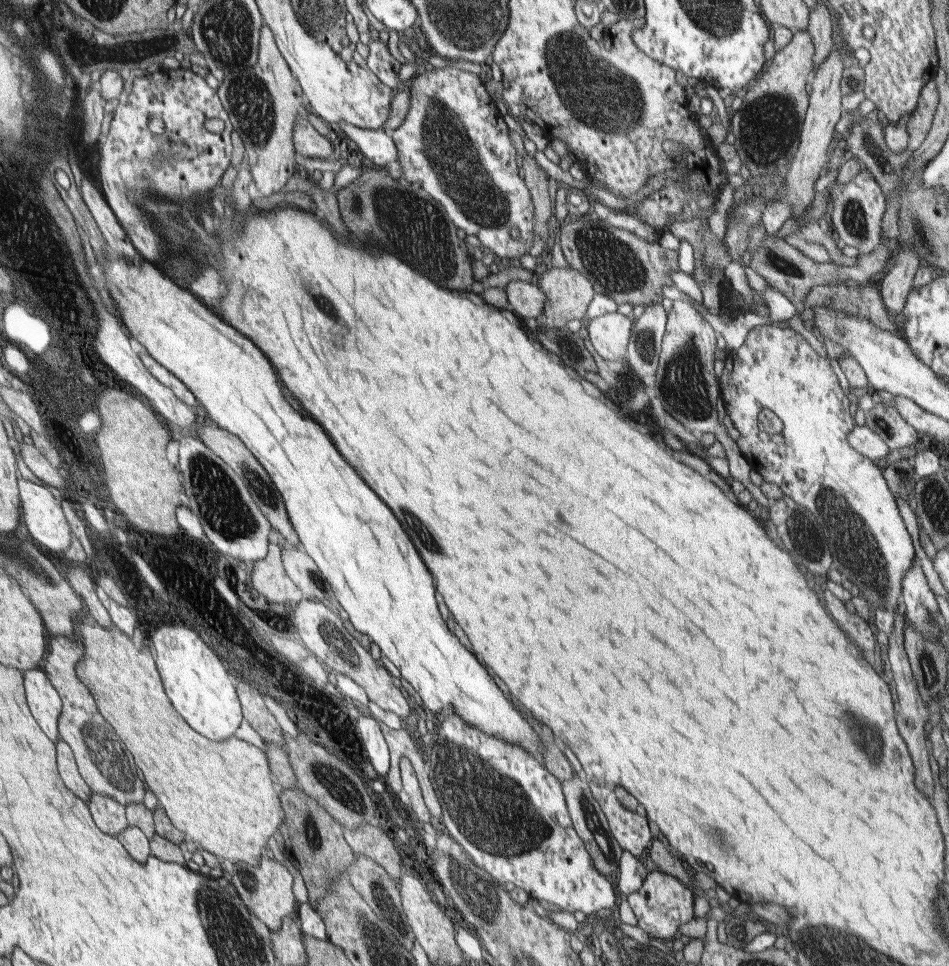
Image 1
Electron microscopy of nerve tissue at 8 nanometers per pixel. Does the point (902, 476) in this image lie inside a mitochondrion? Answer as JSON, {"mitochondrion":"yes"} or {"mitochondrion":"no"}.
{"mitochondrion":"yes"}

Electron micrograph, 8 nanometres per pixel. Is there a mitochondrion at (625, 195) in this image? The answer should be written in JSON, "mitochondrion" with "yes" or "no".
{"mitochondrion":"no"}

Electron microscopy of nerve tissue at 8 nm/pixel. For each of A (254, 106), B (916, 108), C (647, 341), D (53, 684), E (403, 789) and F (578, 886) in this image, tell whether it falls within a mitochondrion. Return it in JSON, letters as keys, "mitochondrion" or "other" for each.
{"A":"mitochondrion","B":"other","C":"mitochondrion","D":"other","E":"other","F":"other"}

